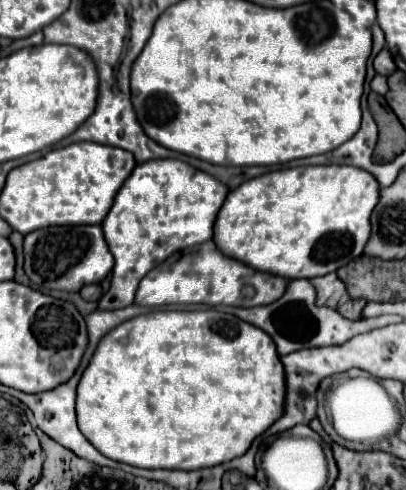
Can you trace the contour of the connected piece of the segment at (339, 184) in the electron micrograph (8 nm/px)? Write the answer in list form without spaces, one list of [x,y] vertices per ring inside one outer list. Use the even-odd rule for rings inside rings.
[[[309,165],[271,171],[229,191],[217,215],[213,239],[227,257],[247,263],[257,271],[289,279],[327,275],[363,253],[371,233],[371,213],[379,201],[379,189],[379,181],[369,171],[351,165]]]

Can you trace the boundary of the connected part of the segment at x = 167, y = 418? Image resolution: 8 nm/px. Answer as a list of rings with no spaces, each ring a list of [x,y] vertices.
[[[215,309],[207,311],[151,311],[145,315],[137,315],[113,331],[109,331],[89,367],[85,369],[79,387],[77,387],[77,423],[81,433],[93,441],[93,447],[101,451],[105,457],[127,463],[133,467],[143,469],[203,469],[209,465],[221,465],[225,461],[231,461],[235,457],[241,457],[247,453],[251,443],[267,431],[283,413],[285,409],[285,371],[277,353],[277,347],[273,345],[273,339],[263,331],[255,329],[255,325],[249,325],[247,321],[241,321],[235,315],[227,315]]]

